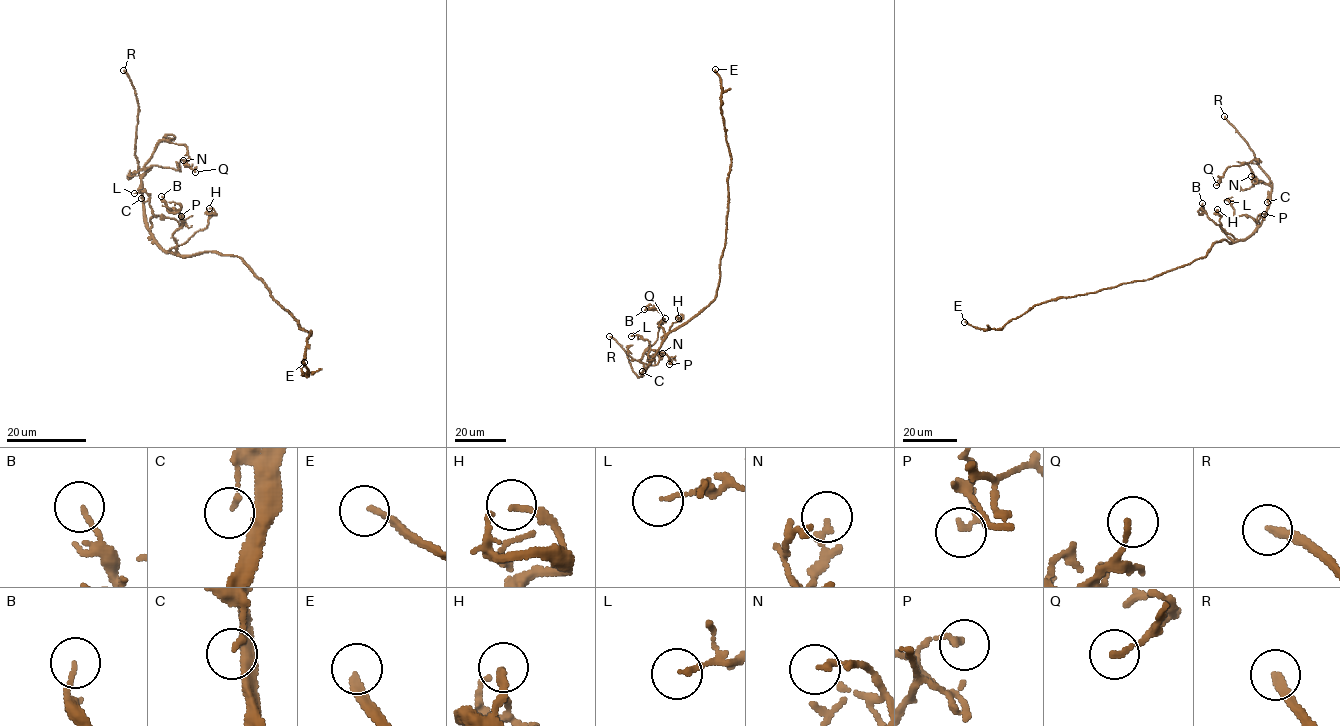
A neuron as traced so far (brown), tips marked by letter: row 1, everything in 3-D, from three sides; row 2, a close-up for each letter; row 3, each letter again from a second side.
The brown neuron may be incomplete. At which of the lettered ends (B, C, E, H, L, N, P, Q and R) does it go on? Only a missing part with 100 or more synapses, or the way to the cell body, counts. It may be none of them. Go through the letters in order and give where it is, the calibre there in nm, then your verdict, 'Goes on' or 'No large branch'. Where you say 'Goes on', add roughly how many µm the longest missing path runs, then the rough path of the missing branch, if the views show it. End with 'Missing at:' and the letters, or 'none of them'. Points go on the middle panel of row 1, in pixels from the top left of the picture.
B: Place: (644, 309). Thickness 120 nm. No large branch
C: Place: (642, 371). Thickness 130 nm. No large branch
E: Place: (715, 69). Thickness 200 nm. Goes on. Missing length about 200 µm. Course of what is missing: (715, 69), (706, 24), (692, 54), (705, 38), (673, 52), (665, 31), (665, 84), (632, 115), (616, 75)
H: Place: (678, 318). Thickness 150 nm. No large branch
L: Place: (631, 336). Thickness 130 nm. No large branch
N: Place: (662, 353). Thickness 130 nm. No large branch
P: Place: (669, 364). Thickness 190 nm. No large branch
Q: Place: (665, 318). Thickness 140 nm. No large branch
R: Place: (609, 336). Thickness 240 nm. Goes on. Missing length about 15 µm. Course of what is missing: (609, 336), (603, 324), (607, 326)
Missing at: E, R

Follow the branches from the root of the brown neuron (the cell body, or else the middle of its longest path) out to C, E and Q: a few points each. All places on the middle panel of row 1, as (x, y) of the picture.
C: (716, 289), (715, 298), (711, 303), (668, 334), (645, 371), (642, 371)
E: (716, 289), (726, 237), (731, 156), (721, 107), (721, 82), (715, 69)
Q: (716, 289), (711, 303), (668, 334), (641, 376), (643, 364), (638, 360), (657, 340), (658, 323), (665, 318)

